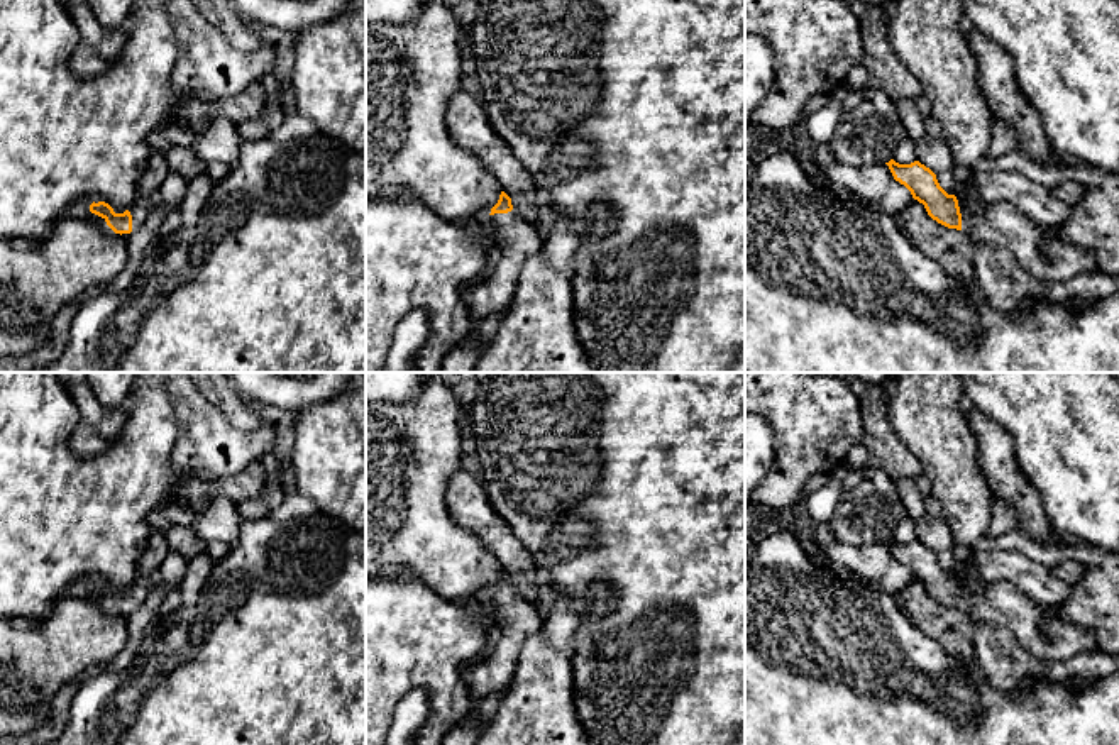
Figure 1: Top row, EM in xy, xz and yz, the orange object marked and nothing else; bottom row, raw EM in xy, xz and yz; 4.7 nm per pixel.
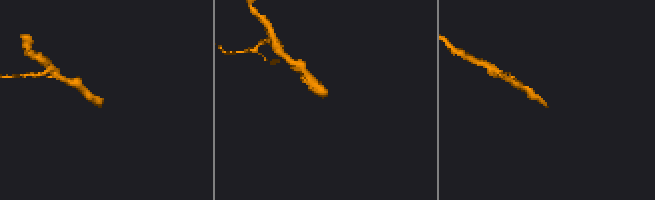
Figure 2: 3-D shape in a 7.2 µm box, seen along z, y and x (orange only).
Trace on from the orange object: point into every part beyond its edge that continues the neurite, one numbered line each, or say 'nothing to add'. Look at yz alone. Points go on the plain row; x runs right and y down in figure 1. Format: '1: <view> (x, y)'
1: yz (1038, 630)

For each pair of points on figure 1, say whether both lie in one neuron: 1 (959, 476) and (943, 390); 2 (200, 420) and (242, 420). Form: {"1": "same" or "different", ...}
{"1": "same", "2": "different"}

